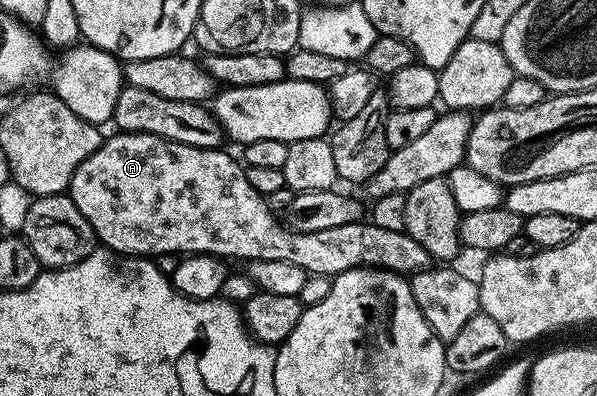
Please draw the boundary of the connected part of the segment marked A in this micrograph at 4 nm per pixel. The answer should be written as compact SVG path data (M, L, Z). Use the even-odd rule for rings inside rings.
M115 131L112 134L112 137L110 134L110 136L104 139L101 147L97 147L97 151L93 151L93 155L89 155L89 159L85 159L85 163L81 163L81 167L77 167L77 171L73 171L73 179L71 180L71 188L69 190L69 195L73 199L73 203L77 203L77 211L81 211L81 215L85 215L85 219L89 219L89 227L93 227L96 238L112 254L118 255L118 253L123 253L119 255L126 255L128 258L145 257L155 259L162 253L176 253L178 255L211 253L214 257L224 259L237 257L242 263L255 260L280 260L286 263L293 263L296 267L305 267L308 275L315 274L328 278L336 277L339 273L344 273L350 269L362 269L364 267L368 269L388 269L390 273L410 275L419 273L432 264L433 258L425 251L425 247L421 247L421 243L417 243L417 239L410 237L407 232L387 231L382 227L368 223L366 220L345 223L341 227L329 227L329 231L294 233L293 230L287 228L286 224L281 223L280 218L266 206L264 194L258 193L253 187L253 183L249 183L246 168L236 158L235 162L229 154L223 153L224 150L222 148L198 149L185 143L166 141L164 137L158 137L152 133L124 133L122 131Z

